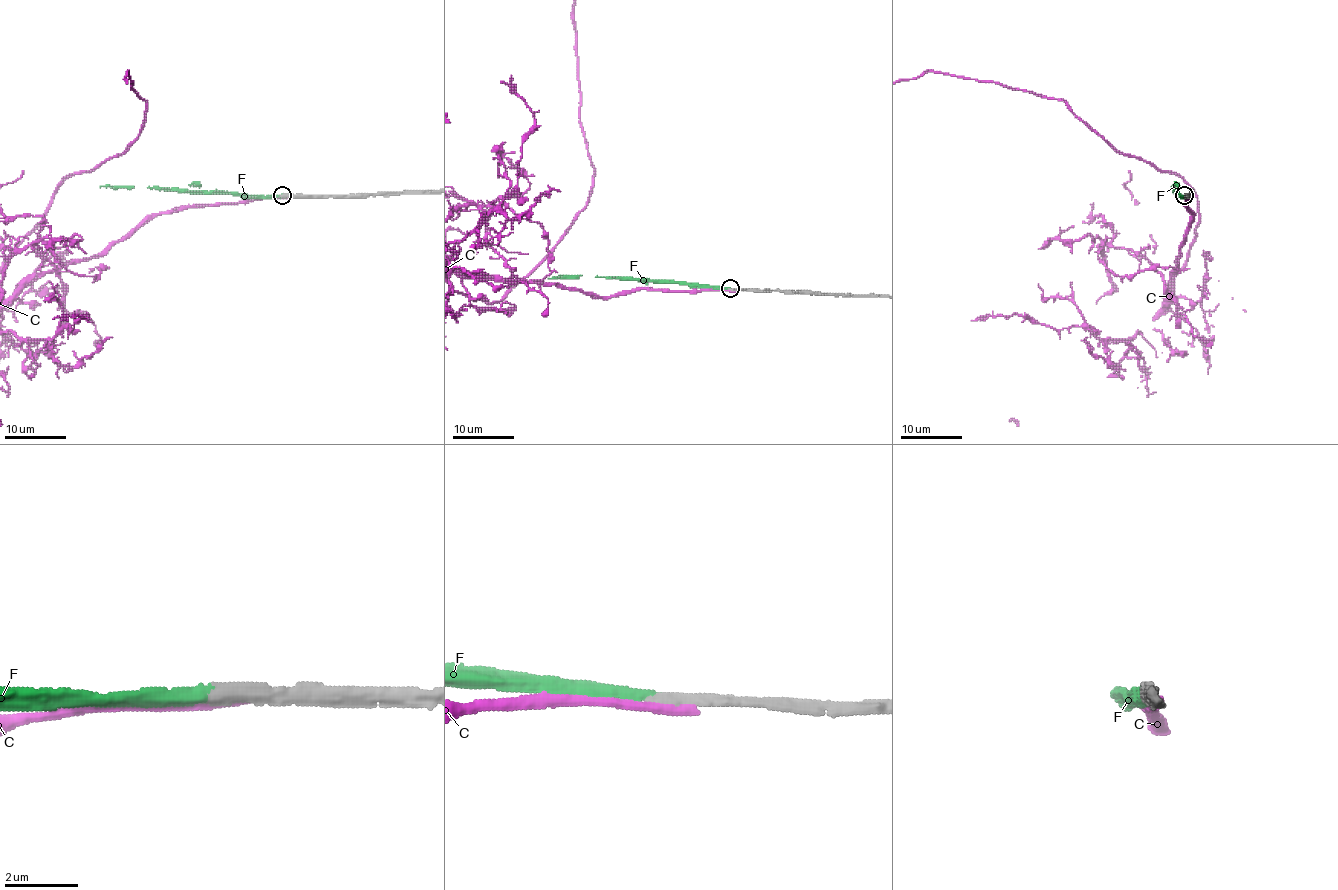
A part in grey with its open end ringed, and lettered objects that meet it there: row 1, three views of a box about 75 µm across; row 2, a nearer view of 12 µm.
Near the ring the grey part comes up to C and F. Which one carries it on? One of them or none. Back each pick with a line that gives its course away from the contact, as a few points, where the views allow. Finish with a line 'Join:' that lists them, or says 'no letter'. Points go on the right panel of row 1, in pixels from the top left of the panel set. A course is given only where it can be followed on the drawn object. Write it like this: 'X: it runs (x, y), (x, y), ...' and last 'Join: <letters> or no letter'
F: it runs (1185, 195), (1171, 187), (1174, 187)
Join: F

